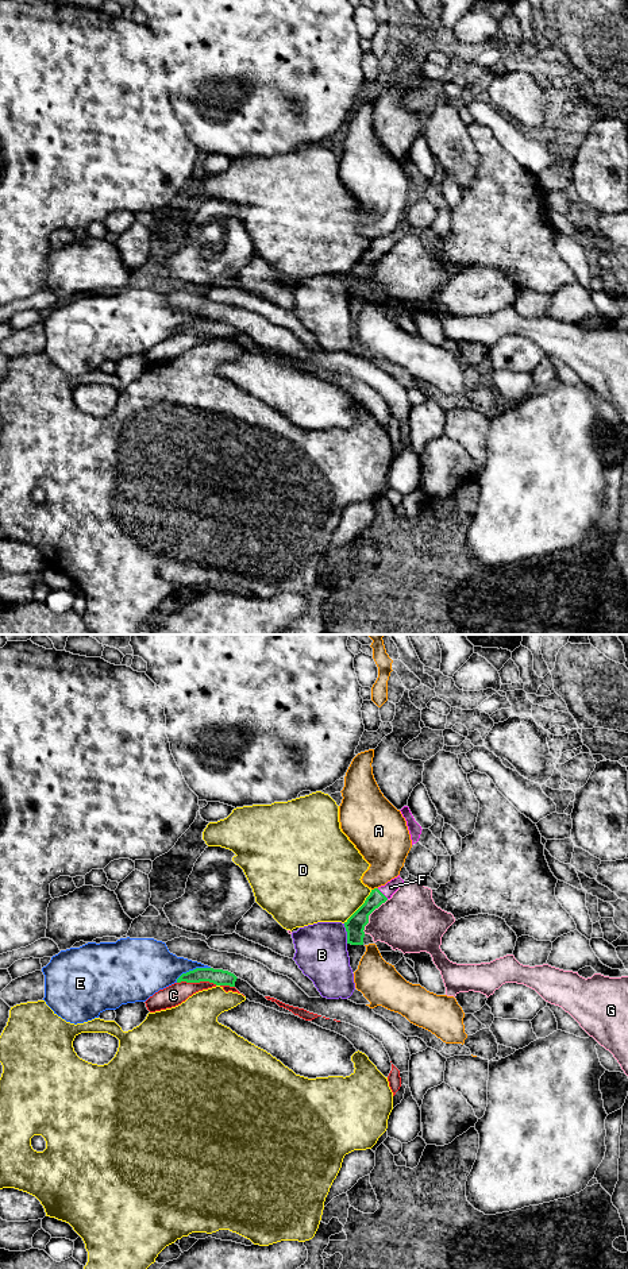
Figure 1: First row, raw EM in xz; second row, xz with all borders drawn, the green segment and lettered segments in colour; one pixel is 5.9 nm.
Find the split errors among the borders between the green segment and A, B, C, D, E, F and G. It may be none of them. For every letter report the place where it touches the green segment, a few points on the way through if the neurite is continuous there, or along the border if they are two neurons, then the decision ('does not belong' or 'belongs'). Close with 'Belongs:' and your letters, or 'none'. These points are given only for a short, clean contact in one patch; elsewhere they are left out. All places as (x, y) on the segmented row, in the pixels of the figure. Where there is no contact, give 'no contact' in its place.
A: contact xz (374, 888); does not belong
B: contact xz (347, 933); does not belong
C: contact xz (197, 982); does not belong
D: contact xz (361, 906); does not belong
E: contact xz (193, 969); does not belong
F: contact xz (381, 893); way xz (355, 924), (381, 893), (390, 887); belongs
G: contact xz (369, 914); does not belong
Belongs: F

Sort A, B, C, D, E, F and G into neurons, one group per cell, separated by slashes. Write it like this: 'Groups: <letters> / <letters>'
Groups: A / B / C / D / E / F / G

